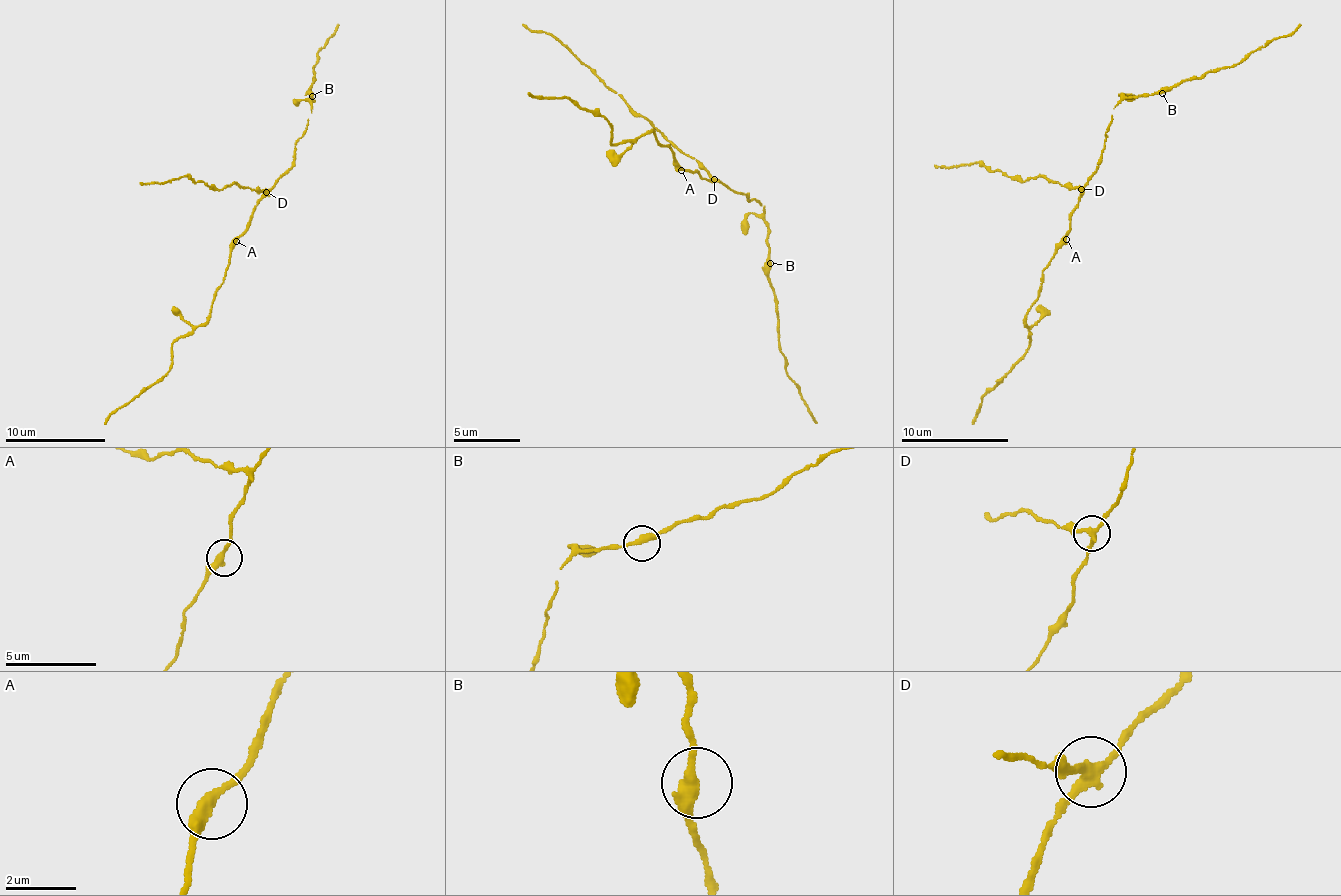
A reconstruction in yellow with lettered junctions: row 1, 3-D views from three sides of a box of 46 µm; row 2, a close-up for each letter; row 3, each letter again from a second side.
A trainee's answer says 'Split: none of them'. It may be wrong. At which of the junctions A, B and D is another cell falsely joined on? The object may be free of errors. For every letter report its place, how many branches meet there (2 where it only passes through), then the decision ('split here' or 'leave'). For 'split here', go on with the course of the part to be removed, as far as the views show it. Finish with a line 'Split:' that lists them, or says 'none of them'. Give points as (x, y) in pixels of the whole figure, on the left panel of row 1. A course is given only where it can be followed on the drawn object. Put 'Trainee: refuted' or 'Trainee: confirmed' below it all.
A: (236, 241) | 2 | leave
B: (312, 96) | 2 | leave
D: (266, 192) | 3 | split here | (267, 192), (236, 184), (214, 190), (204, 181), (186, 177), (156, 184), (139, 181)
Split: D
Trainee: refuted

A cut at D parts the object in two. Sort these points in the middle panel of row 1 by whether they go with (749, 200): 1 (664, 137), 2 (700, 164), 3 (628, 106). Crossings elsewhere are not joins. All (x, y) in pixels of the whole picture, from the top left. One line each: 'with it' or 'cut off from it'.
1: cut off from it
2: cut off from it
3: cut off from it

